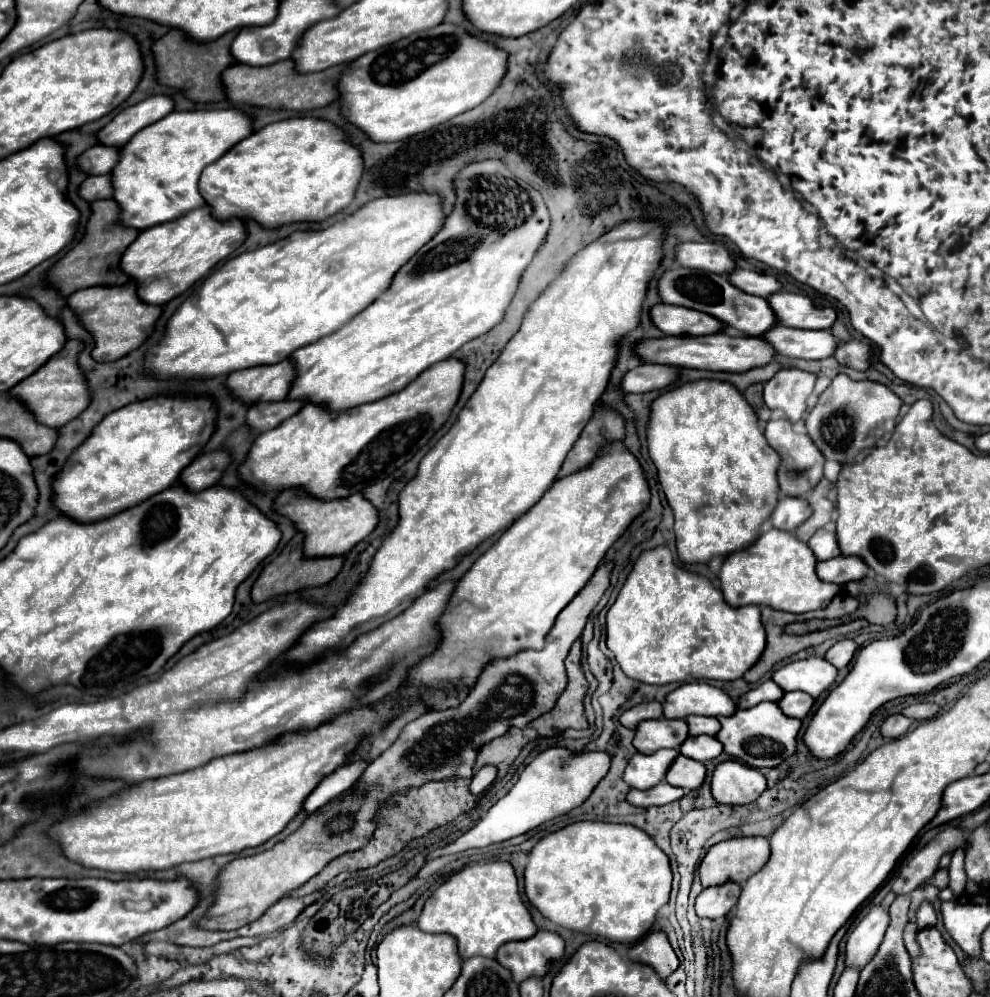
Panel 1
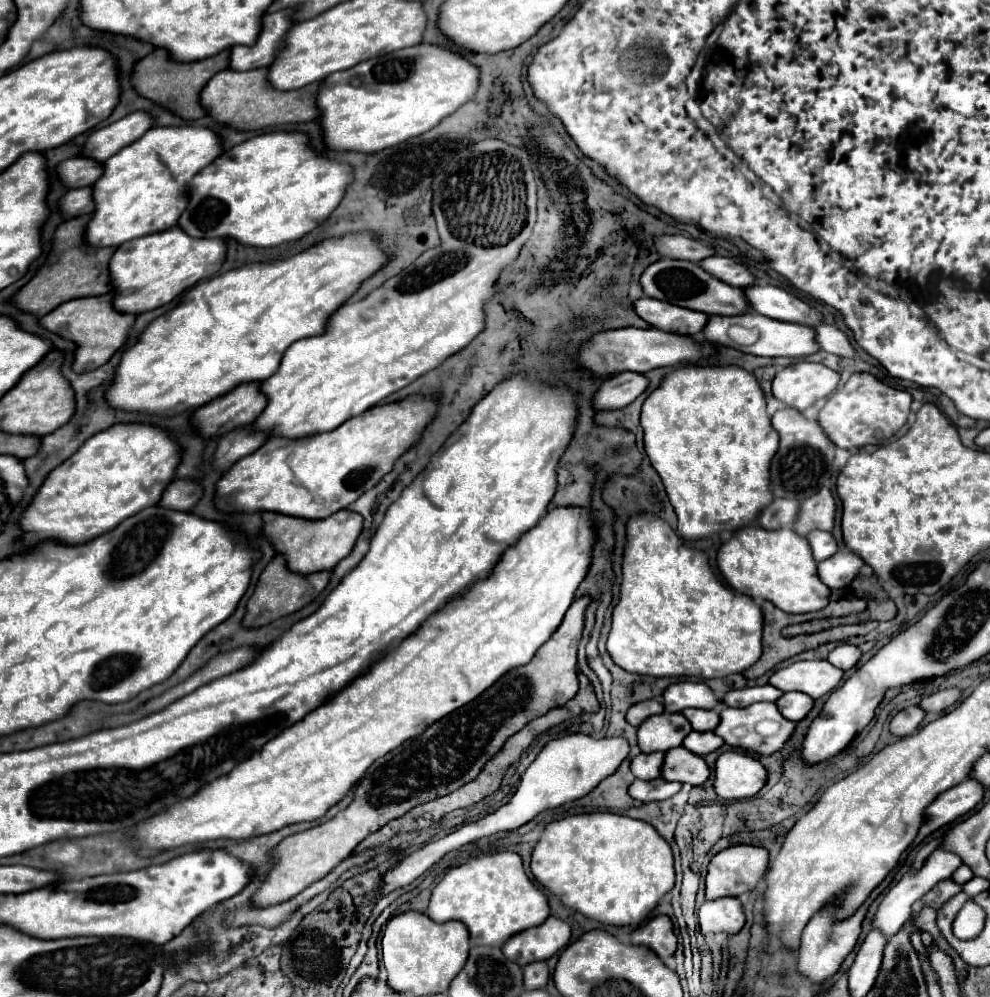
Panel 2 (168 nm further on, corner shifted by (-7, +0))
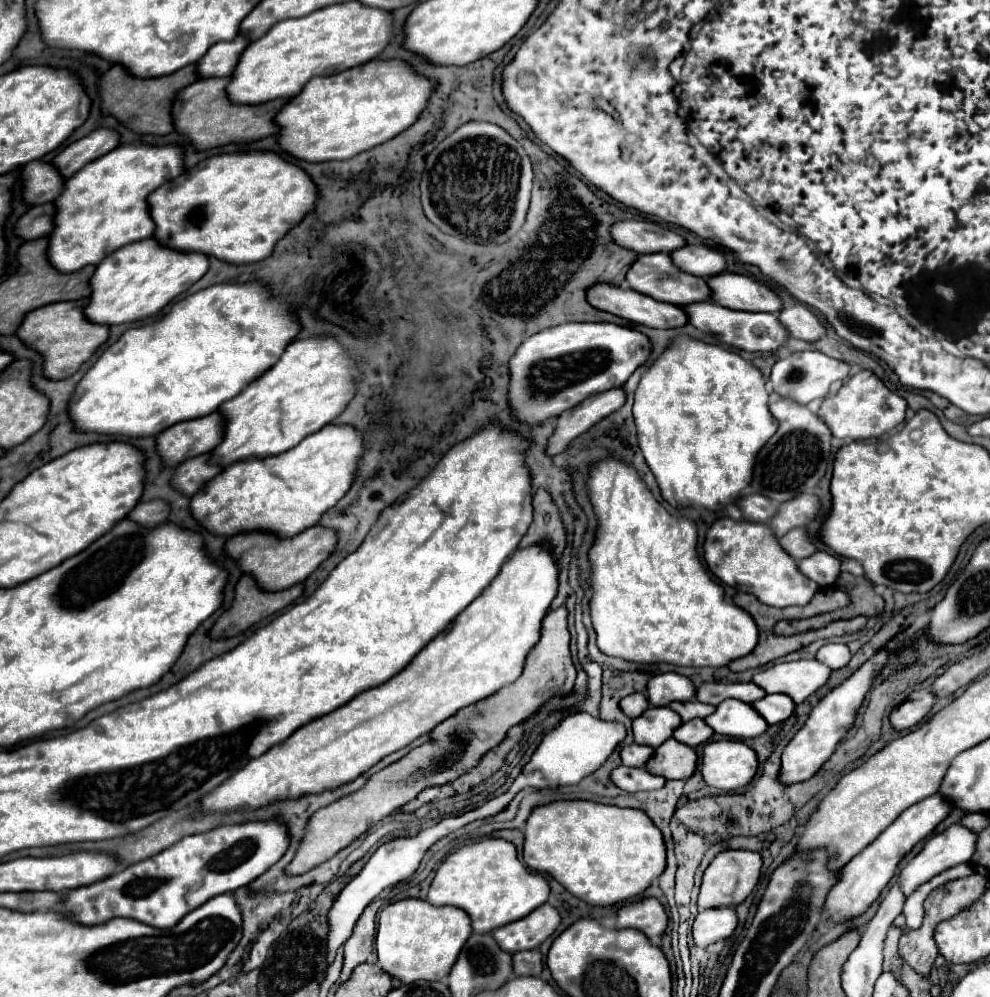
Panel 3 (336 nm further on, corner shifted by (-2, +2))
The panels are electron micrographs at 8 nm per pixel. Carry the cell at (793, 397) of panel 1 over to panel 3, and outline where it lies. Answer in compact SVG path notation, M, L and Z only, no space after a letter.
M794 352L784 360L778 360L772 368L770 382L772 390L788 400L794 400L798 404L808 404L814 398L824 398L828 394L828 388L836 380L844 380L848 376L850 366L846 362L834 360L822 352Z

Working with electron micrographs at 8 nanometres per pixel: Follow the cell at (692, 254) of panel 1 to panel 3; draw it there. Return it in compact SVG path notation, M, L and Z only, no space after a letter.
M630 220L630 222L616 222L612 226L612 238L624 246L632 248L638 254L654 254L654 252L674 252L686 246L686 240L654 222L644 220Z

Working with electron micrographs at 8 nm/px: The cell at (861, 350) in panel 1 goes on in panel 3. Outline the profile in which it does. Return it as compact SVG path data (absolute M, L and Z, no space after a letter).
M794 304L778 312L780 322L786 326L792 338L800 338L806 342L816 342L826 336L826 328L820 318L804 304Z

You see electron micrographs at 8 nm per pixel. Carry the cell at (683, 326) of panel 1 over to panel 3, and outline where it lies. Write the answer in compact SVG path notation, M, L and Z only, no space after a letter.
M600 284L600 288L592 292L592 304L600 304L600 310L648 328L682 328L688 322L680 306L656 302L634 290L608 288L608 284Z

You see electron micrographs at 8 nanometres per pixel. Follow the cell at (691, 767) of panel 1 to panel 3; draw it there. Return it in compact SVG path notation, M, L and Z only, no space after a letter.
M670 738L656 748L654 756L646 764L646 770L666 780L688 780L696 772L696 766L698 756L694 748Z

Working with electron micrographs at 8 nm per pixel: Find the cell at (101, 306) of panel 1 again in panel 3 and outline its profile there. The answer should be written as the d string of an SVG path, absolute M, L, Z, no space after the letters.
M88 298L82 302L54 302L42 308L32 310L28 318L24 318L22 326L18 328L18 336L24 344L36 348L44 356L44 374L50 380L62 380L72 376L82 362L86 362L106 340L110 328L106 324L92 324L84 316L84 306Z

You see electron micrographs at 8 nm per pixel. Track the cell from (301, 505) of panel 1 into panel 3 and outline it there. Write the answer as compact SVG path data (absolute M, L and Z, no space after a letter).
M312 526L292 538L282 538L272 532L252 530L240 532L226 540L226 552L240 564L240 568L260 580L262 588L284 590L292 584L304 582L334 550L338 544L338 532L326 526Z

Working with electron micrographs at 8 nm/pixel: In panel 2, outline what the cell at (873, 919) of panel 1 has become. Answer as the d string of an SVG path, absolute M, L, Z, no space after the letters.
M945 848L933 850L933 854L929 854L929 856L925 858L925 862L923 862L921 868L917 868L917 870L915 870L915 868L909 868L909 870L903 874L903 878L885 894L885 898L881 900L881 906L879 906L879 910L877 910L877 914L875 914L873 926L879 928L879 930L883 930L885 936L897 934L897 932L901 930L901 926L911 918L911 912L913 912L911 906L913 906L923 894L927 894L937 882L951 878L953 872L955 872L961 864L963 864L961 858L959 858L957 854L953 854L953 852L949 852L949 850L945 850Z

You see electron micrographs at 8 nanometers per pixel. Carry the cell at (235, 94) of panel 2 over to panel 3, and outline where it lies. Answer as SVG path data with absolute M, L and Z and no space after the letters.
M230 76L202 78L180 90L174 98L174 106L172 106L174 126L178 132L184 132L188 138L192 138L198 150L224 146L228 142L256 140L258 134L262 138L268 134L276 134L280 130L280 126L276 124L276 114L284 108L284 104L290 98L276 98L264 104L234 104L226 92L230 80L232 80Z

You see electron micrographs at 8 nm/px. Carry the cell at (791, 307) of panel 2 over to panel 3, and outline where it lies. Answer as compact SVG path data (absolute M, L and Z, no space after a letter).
M724 272L724 276L714 276L712 280L708 280L708 284L712 284L712 300L730 310L748 310L748 312L782 310L782 300L776 292L742 274Z

